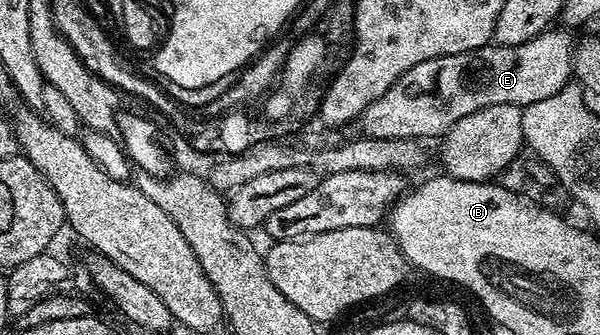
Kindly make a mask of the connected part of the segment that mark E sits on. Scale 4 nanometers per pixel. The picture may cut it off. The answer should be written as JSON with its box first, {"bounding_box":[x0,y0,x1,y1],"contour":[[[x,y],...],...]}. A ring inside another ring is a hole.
{"bounding_box":[357,29,576,141],"contour":[[[567,29],[542,31],[525,45],[488,45],[465,53],[453,53],[413,65],[377,101],[364,109],[357,120],[362,134],[369,138],[407,138],[426,141],[446,135],[461,117],[477,113],[489,105],[528,107],[533,101],[553,97],[572,82],[571,62],[576,40]]]}

